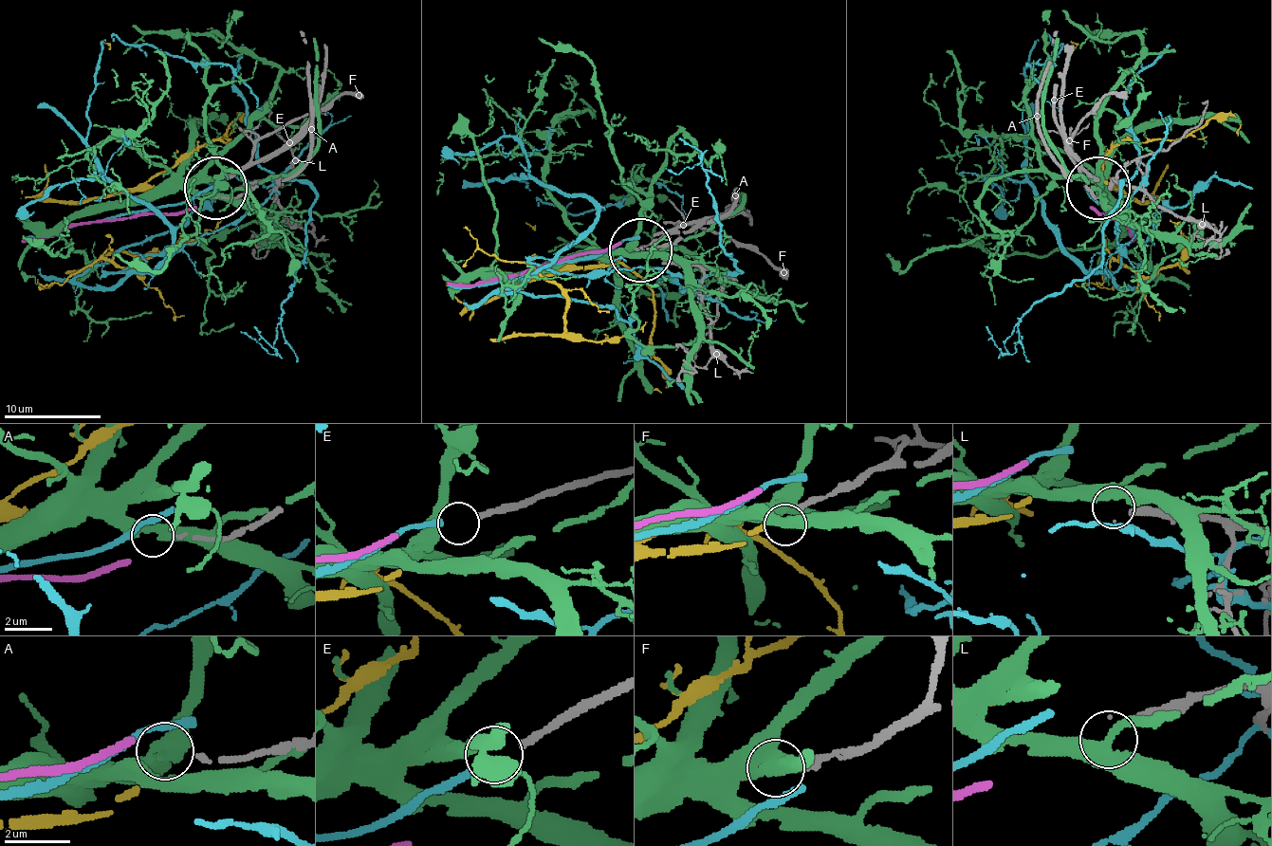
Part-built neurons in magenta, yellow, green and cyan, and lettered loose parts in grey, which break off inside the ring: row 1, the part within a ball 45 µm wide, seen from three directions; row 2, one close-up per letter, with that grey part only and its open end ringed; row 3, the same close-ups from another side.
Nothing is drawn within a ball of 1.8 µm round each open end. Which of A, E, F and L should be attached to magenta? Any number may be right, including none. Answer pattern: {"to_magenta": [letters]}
{"to_magenta": []}

